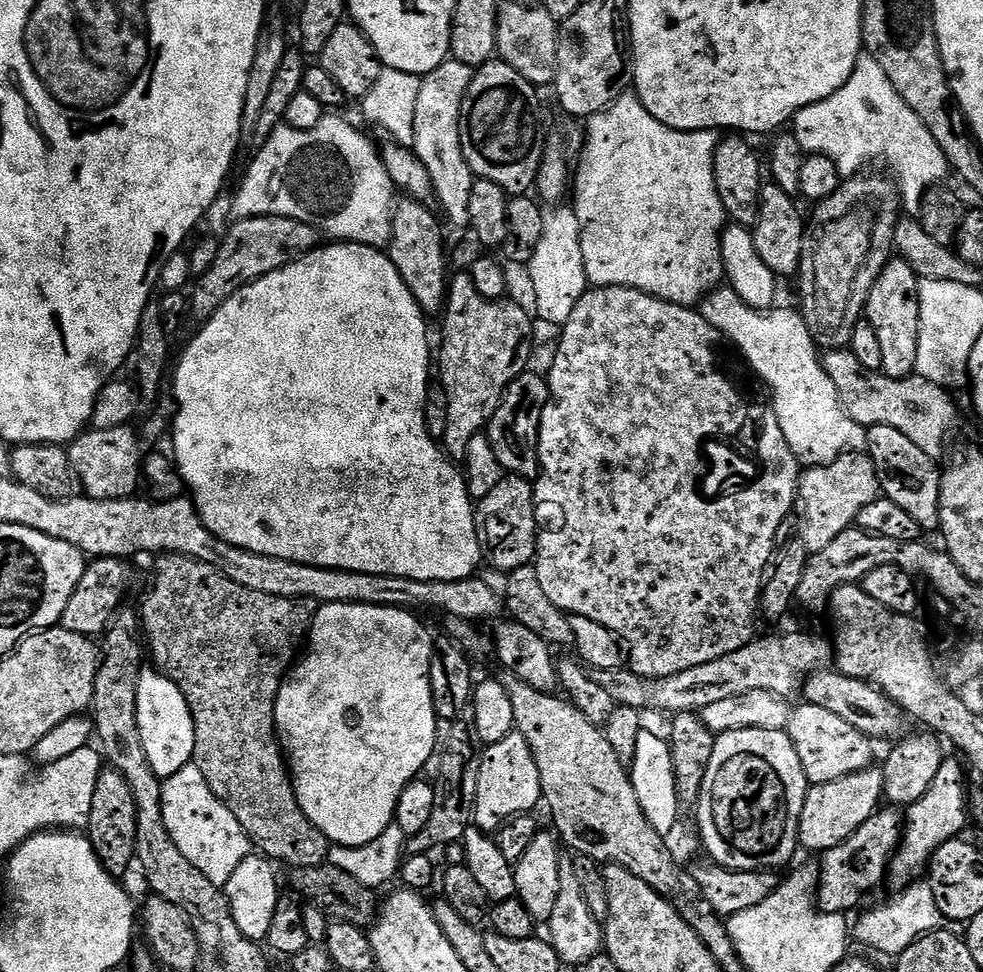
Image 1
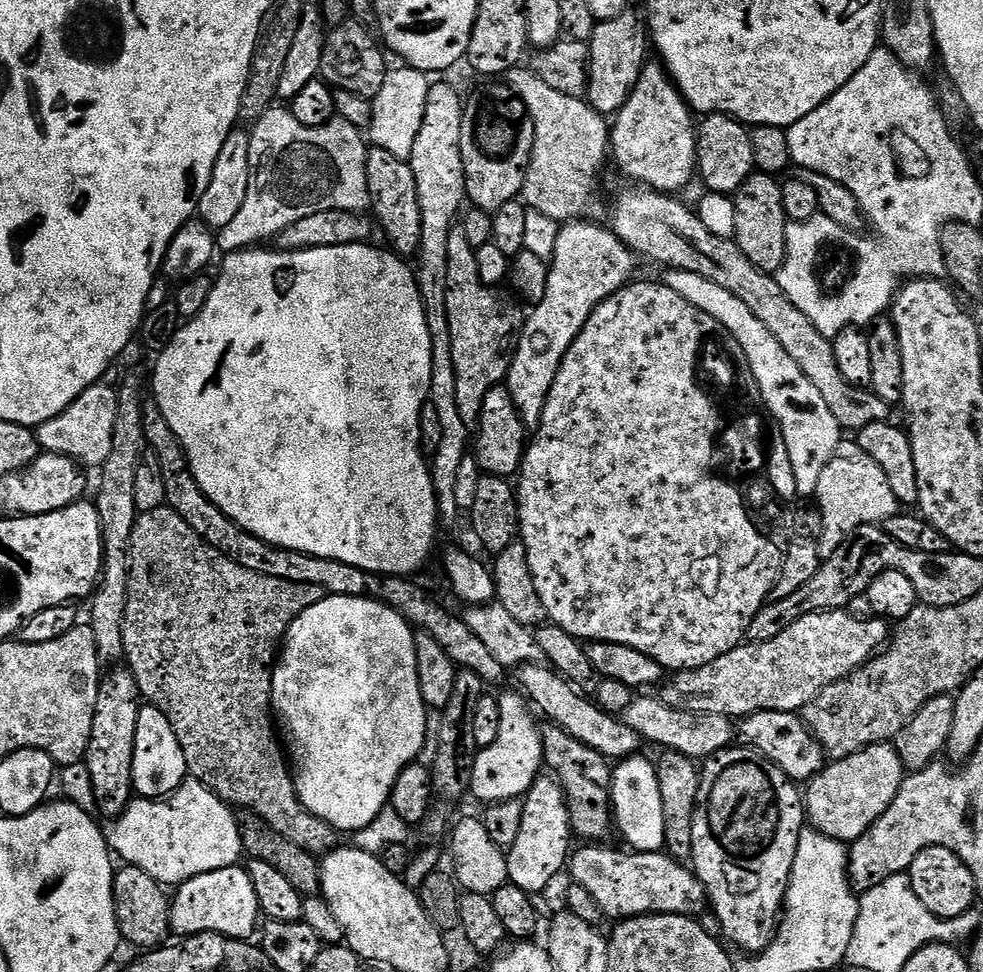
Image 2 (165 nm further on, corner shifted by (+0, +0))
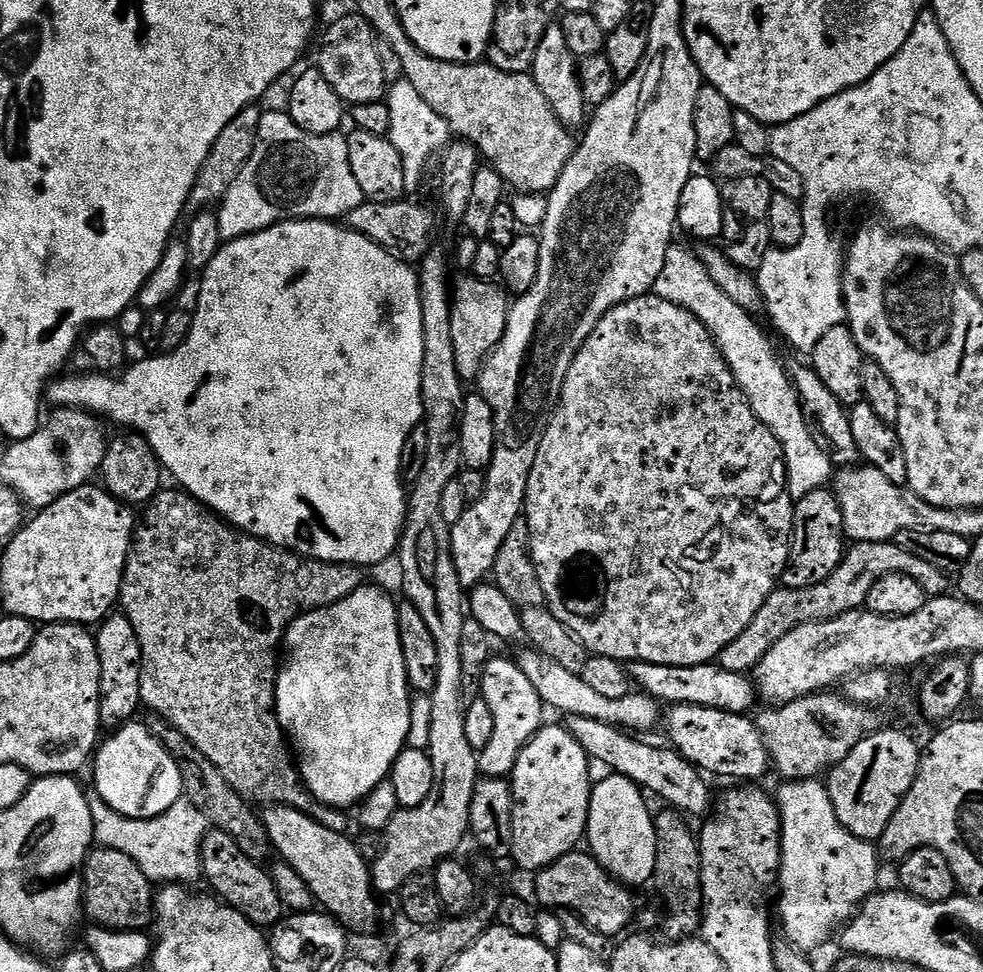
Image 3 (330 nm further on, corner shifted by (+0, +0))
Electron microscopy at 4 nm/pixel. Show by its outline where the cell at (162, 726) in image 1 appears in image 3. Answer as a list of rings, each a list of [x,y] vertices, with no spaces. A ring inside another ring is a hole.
[[[134,720],[121,725],[99,745],[94,756],[95,793],[114,811],[134,819],[162,815],[170,806],[183,799],[184,783],[177,763],[151,729]]]

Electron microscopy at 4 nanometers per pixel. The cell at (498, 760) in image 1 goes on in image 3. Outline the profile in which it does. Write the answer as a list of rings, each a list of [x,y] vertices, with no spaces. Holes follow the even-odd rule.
[[[512,658],[489,660],[478,692],[494,714],[494,734],[491,736],[489,744],[478,753],[480,775],[481,777],[511,777],[514,766],[518,762],[518,754],[522,754],[522,750],[530,742],[530,738],[534,738],[534,734],[546,723],[546,717],[544,717],[546,706],[542,702],[542,698],[538,698],[538,690],[534,690],[530,678],[526,678],[526,674],[522,674],[522,670]]]

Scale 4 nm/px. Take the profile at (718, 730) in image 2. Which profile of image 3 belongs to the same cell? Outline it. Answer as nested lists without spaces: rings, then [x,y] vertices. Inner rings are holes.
[[[527,651],[515,657],[516,665],[522,670],[522,674],[526,674],[526,678],[530,678],[534,690],[538,690],[538,698],[542,698],[542,702],[549,709],[557,708],[558,711],[564,712],[565,717],[594,718],[598,722],[606,722],[615,728],[622,728],[629,734],[648,734],[644,732],[654,731],[659,724],[661,727],[662,705],[654,697],[634,690],[626,694],[626,698],[606,698],[603,694],[596,693],[581,678],[579,671],[562,666],[538,651]]]

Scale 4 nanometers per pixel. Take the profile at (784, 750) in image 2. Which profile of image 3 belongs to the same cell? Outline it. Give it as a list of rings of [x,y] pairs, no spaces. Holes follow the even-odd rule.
[[[674,704],[667,709],[666,728],[667,724],[671,747],[705,773],[729,776],[732,782],[756,782],[759,776],[770,772],[768,747],[751,715],[693,704]]]

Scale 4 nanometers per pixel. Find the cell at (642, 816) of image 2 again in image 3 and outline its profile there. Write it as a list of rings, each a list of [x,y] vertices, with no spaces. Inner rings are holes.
[[[608,774],[605,777],[601,784],[599,781],[592,789],[587,847],[599,864],[620,883],[629,886],[647,885],[654,874],[656,857],[656,822],[653,813],[648,813],[648,804],[644,801],[646,796],[639,784],[625,776]]]

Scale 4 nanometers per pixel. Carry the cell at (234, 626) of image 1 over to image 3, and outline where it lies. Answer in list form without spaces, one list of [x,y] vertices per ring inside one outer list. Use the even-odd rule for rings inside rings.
[[[165,487],[153,500],[148,501],[143,509],[144,517],[142,515],[139,517],[136,530],[132,534],[132,549],[128,552],[128,561],[124,567],[124,581],[120,587],[118,601],[123,615],[130,618],[134,632],[138,634],[138,642],[142,646],[140,698],[143,707],[156,712],[152,714],[161,720],[167,720],[178,730],[182,730],[182,734],[186,734],[186,738],[190,738],[190,742],[194,742],[194,746],[202,750],[202,754],[206,754],[206,758],[210,758],[214,766],[218,766],[222,778],[226,778],[226,782],[230,782],[230,786],[234,786],[234,790],[238,790],[238,794],[245,800],[255,802],[260,806],[297,808],[302,814],[314,818],[314,822],[326,826],[326,830],[347,833],[349,813],[313,800],[312,793],[305,786],[304,779],[300,777],[300,769],[294,759],[290,741],[284,734],[284,727],[280,725],[276,717],[276,673],[278,671],[276,651],[281,651],[284,633],[297,616],[318,608],[329,608],[331,604],[346,599],[351,592],[361,587],[361,569],[354,564],[331,564],[325,560],[314,560],[311,556],[302,556],[287,548],[278,548],[275,544],[258,540],[255,536],[247,535],[229,526],[223,519],[209,514],[204,505],[195,500],[193,496],[189,496],[187,492],[172,488]]]

